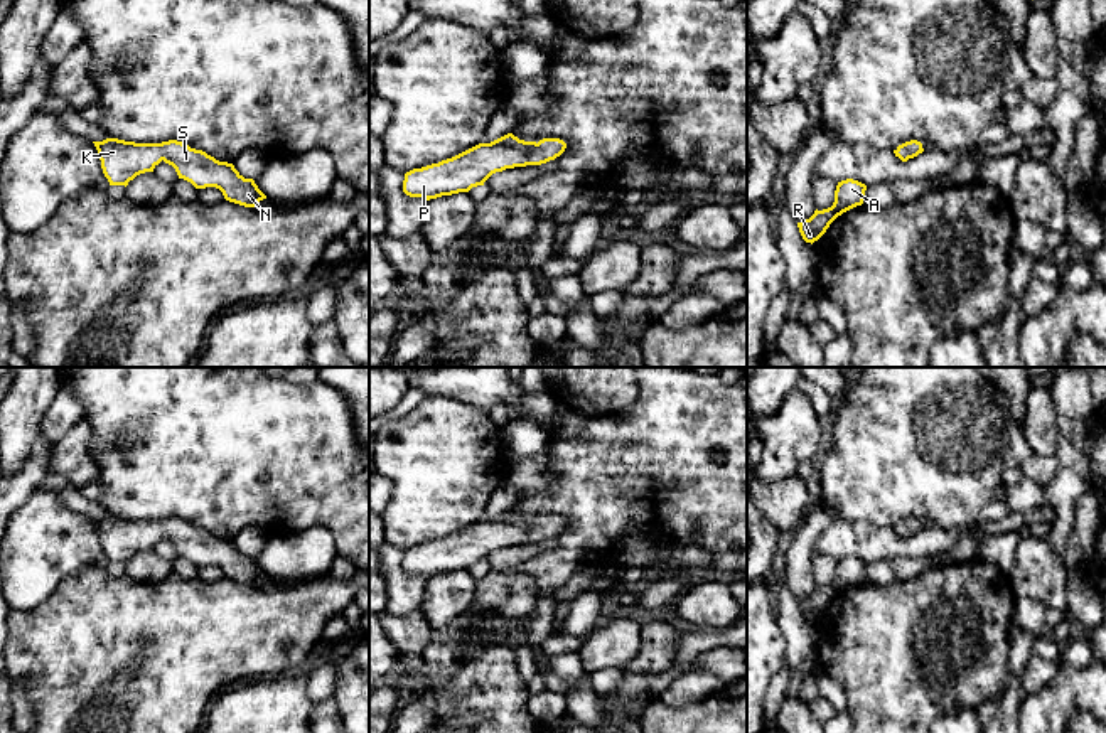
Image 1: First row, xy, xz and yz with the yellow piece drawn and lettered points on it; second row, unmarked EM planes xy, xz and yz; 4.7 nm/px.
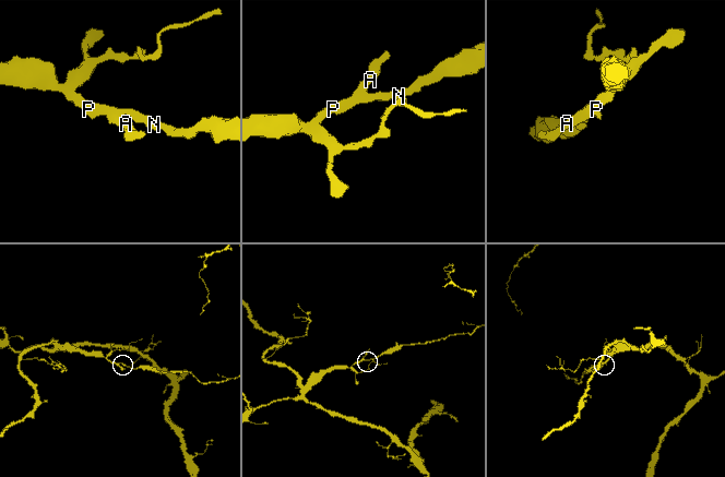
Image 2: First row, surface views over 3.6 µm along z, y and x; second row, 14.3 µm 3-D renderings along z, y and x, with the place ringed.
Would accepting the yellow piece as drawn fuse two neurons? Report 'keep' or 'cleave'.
keep

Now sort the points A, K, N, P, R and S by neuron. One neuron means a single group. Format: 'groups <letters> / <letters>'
groups A K N P R S

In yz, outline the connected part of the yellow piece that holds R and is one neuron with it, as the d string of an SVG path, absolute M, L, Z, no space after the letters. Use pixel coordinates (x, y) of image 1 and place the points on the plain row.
M853 556L838 559L833 583L816 586L809 597L797 600L803 617L811 622L818 618L838 593L863 581L865 568L867 563Z

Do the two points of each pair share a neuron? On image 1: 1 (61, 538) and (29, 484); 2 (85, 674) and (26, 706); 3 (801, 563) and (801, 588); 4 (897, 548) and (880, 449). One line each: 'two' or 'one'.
1: two
2: two
3: one
4: two

